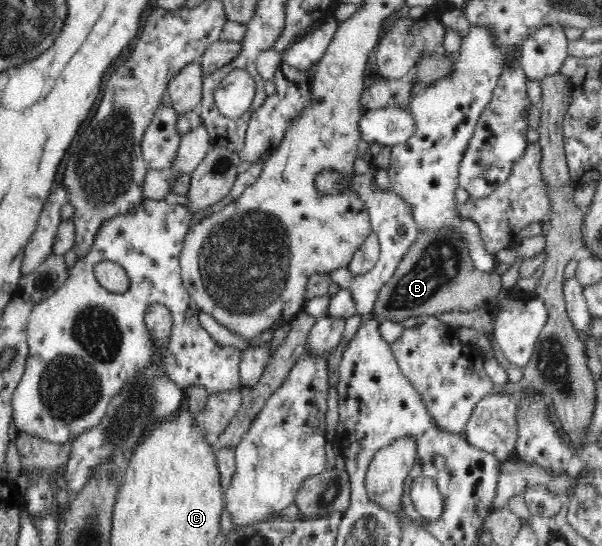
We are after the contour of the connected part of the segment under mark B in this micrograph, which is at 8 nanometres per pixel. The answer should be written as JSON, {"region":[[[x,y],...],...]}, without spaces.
{"region":[[[448,227],[437,231],[424,229],[419,233],[401,265],[380,290],[372,311],[378,323],[403,322],[410,317],[422,319],[435,313],[456,311],[457,308],[466,312],[491,308],[491,303],[501,292],[501,276],[495,272],[482,273],[474,267],[471,250],[461,235]]]}

